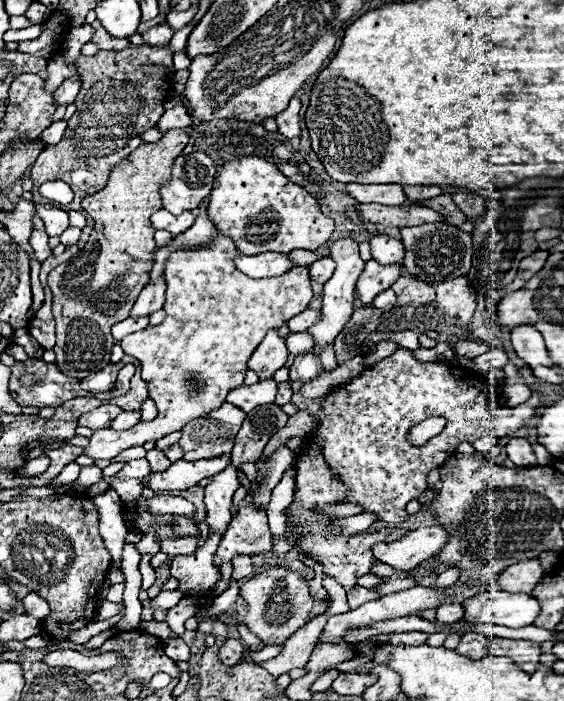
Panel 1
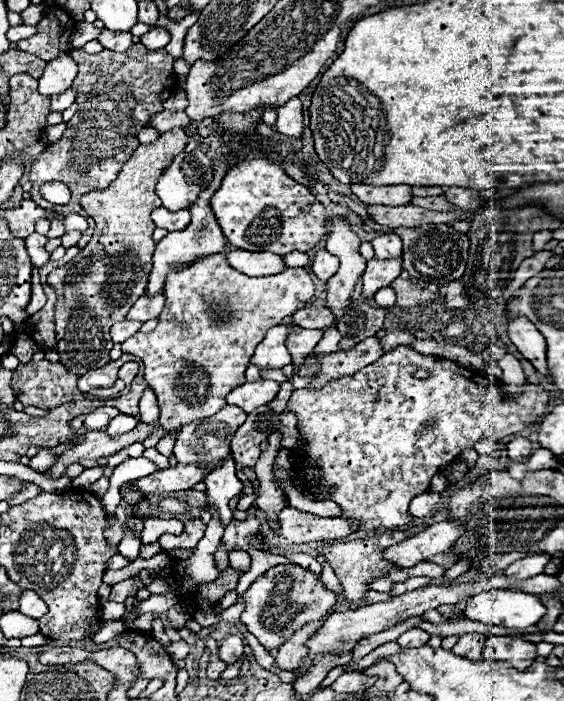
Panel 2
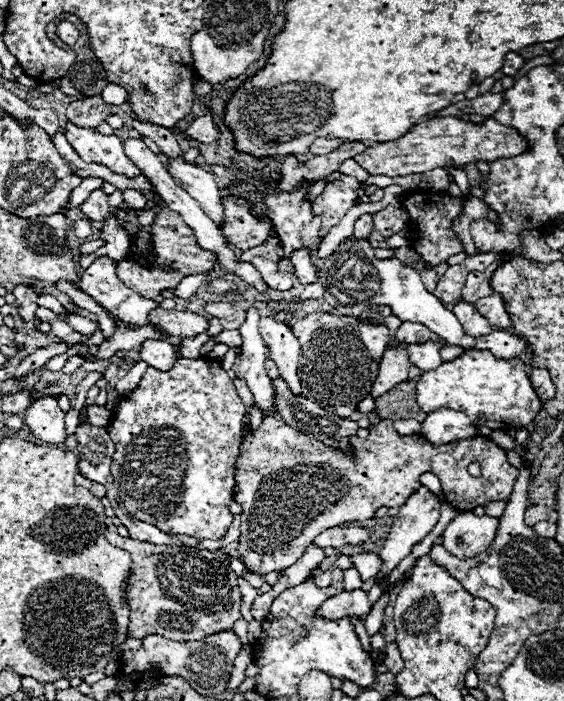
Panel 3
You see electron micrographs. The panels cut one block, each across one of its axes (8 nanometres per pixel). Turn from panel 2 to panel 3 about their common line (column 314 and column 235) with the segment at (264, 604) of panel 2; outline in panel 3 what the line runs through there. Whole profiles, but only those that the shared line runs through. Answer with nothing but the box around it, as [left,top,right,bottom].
[104,526,242,642]

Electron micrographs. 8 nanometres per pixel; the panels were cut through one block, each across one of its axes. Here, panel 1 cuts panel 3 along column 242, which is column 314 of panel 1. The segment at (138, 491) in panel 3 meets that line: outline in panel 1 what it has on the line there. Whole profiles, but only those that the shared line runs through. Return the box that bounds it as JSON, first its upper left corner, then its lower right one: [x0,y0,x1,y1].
[292,348,542,522]

